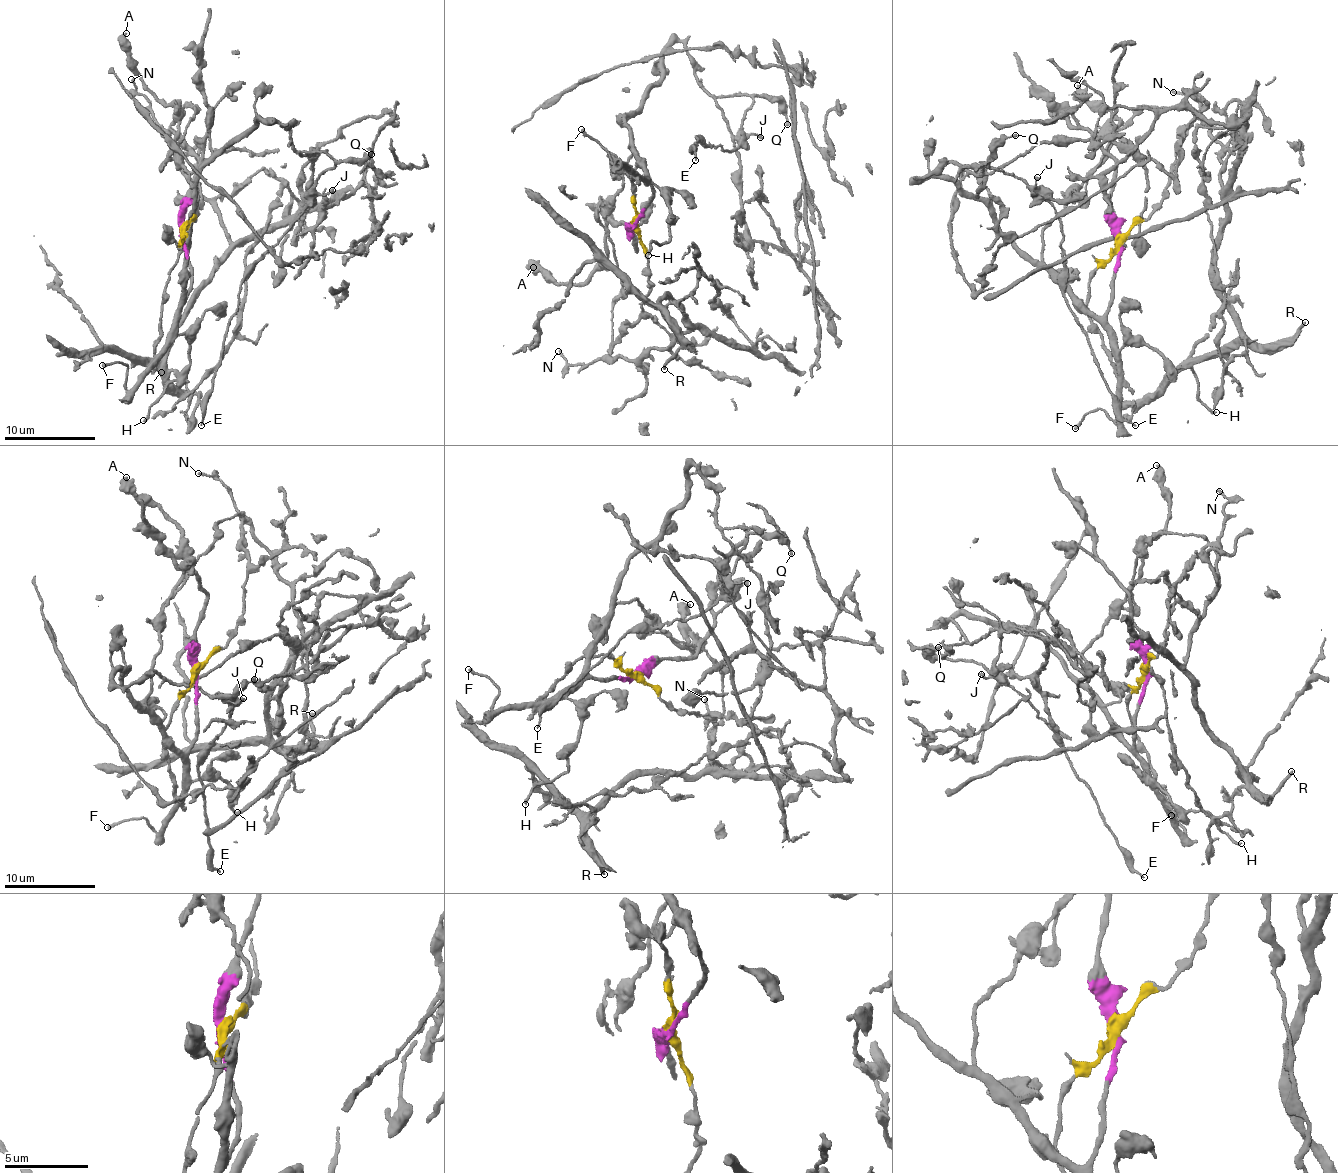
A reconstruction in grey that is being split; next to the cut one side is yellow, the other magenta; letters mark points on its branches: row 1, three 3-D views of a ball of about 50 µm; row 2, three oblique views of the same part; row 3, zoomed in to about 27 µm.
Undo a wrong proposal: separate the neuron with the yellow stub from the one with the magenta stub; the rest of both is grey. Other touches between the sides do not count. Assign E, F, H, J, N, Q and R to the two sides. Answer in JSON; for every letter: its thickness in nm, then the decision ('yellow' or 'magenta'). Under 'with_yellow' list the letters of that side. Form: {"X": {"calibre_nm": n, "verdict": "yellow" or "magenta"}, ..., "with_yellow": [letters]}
{"E": {"calibre_nm": 130, "verdict": "magenta"}, "F": {"calibre_nm": 280, "verdict": "magenta"}, "H": {"calibre_nm": 200, "verdict": "magenta"}, "J": {"calibre_nm": 200, "verdict": "magenta"}, "N": {"calibre_nm": 190, "verdict": "yellow"}, "Q": {"calibre_nm": 190, "verdict": "magenta"}, "R": {"calibre_nm": 240, "verdict": "yellow"}, "with_yellow": ["N", "R"]}

